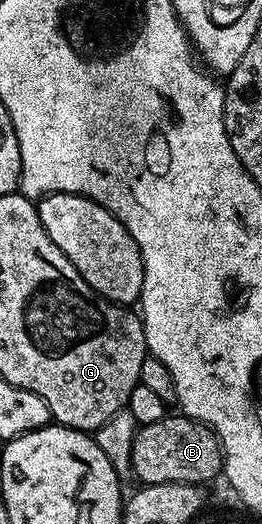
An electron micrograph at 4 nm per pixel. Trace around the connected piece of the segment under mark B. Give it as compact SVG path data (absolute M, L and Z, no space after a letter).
M168 414L161 418L161 422L149 422L136 427L131 470L140 485L181 482L207 486L210 480L220 479L223 447L215 431L206 424L190 420L182 414Z

